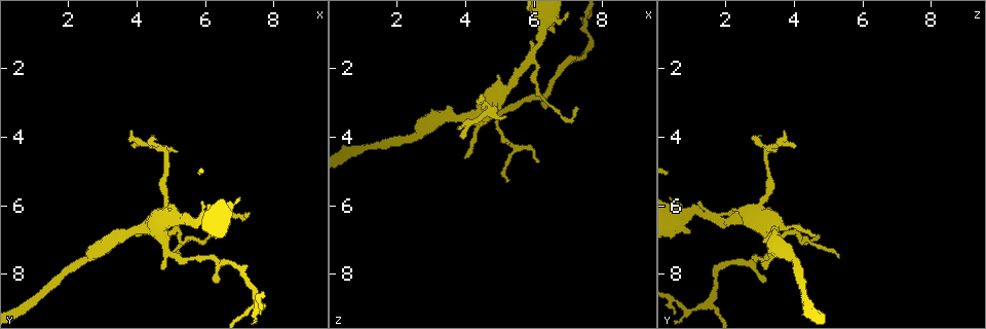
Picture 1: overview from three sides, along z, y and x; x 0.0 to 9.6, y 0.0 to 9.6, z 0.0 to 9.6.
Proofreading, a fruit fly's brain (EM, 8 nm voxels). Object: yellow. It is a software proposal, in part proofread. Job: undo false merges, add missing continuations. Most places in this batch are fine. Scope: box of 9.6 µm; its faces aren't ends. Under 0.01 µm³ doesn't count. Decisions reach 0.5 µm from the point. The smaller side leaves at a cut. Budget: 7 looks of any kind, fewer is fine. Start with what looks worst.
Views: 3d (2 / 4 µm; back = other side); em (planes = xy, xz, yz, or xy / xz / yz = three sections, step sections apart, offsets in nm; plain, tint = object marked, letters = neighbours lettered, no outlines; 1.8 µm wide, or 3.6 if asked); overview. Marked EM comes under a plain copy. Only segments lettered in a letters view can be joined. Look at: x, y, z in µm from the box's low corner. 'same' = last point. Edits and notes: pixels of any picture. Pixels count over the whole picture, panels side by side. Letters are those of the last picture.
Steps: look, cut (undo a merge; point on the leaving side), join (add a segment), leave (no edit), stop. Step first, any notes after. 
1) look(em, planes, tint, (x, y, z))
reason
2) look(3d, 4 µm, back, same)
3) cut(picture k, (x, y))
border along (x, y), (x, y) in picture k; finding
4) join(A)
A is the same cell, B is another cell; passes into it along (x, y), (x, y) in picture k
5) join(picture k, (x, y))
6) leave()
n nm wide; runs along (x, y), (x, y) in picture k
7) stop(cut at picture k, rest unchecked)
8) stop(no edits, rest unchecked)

look(em, xz, step 8, tint, (5.85, 6.30, 1.65))
a fork

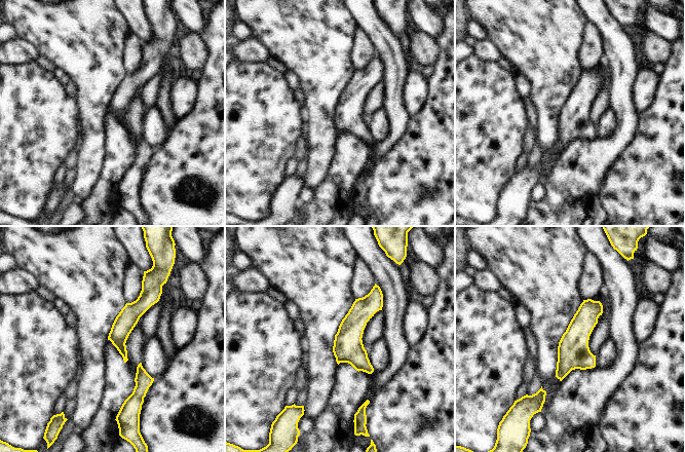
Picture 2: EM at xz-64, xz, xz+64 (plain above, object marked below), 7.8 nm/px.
look(em, planes, letters, same)

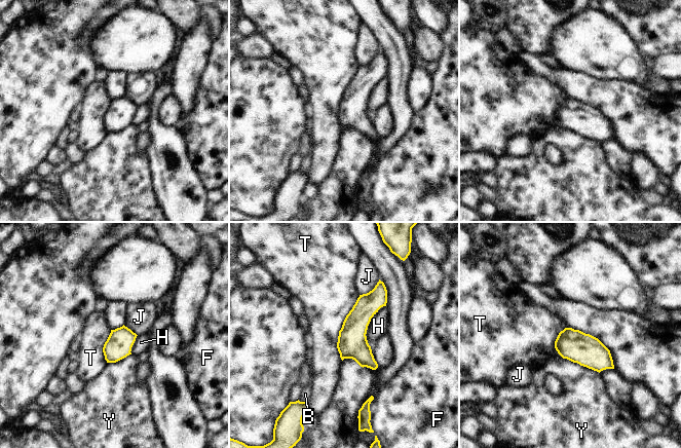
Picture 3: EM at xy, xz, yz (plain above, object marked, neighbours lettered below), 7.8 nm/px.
leave()
B, F, H, J, T and Y are other cells; one neuron here

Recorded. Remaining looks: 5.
look(em, planes, letters, (3.95, 6.90, 4.60))
free end

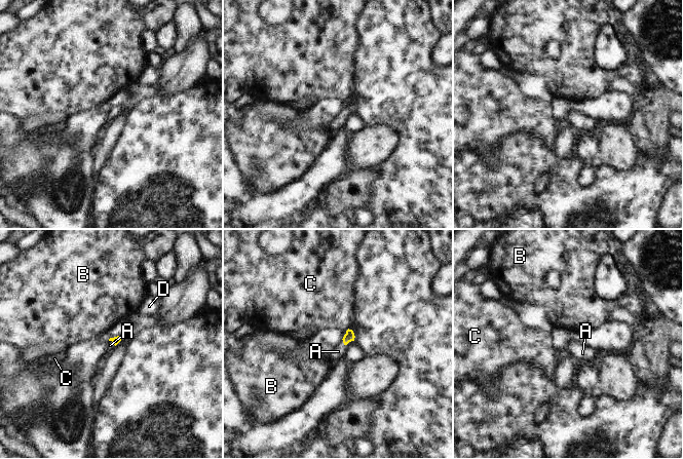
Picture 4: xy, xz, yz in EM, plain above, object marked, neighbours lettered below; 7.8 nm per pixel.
join(picture 4, (110, 345))
A is the same cell, B, C and D are other cells; passes into it along (115, 340), (112, 341), (110, 345) in picture 4; it goes on there

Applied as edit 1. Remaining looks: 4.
look(em, xy, step 4, tint, (7.50, 8.60, 1.60))

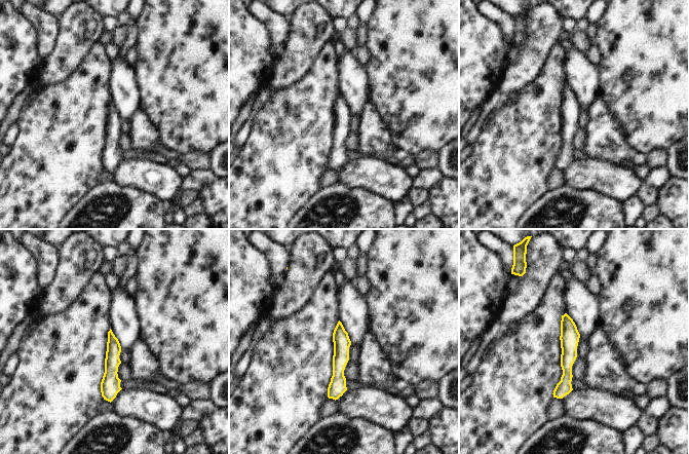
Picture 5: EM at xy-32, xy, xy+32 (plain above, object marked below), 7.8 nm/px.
look(em, planes, letters, same)
another direction

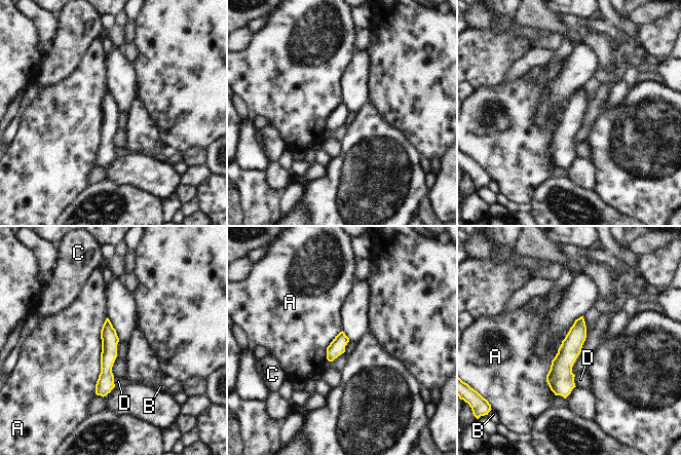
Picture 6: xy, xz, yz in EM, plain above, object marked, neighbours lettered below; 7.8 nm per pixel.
leave()
A, B, C and D are other cells; runs along (581, 320), (561, 366), (557, 392) in picture 6; continuous, no second neuron

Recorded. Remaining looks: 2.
stop(join at picture 4, rest unchecked)

